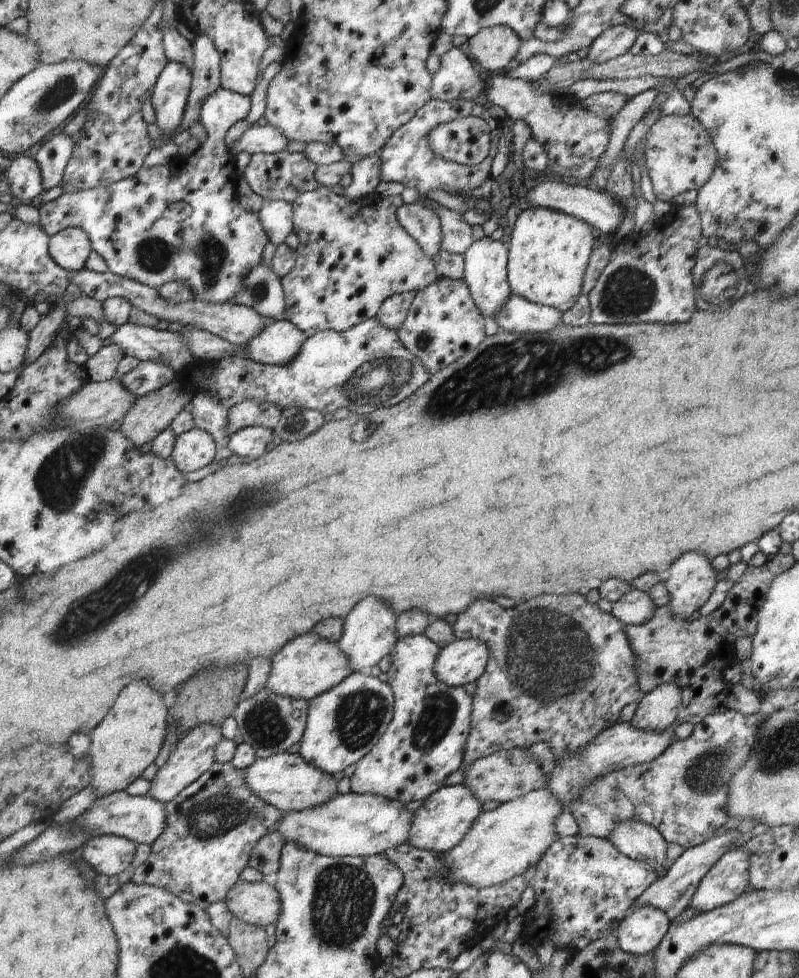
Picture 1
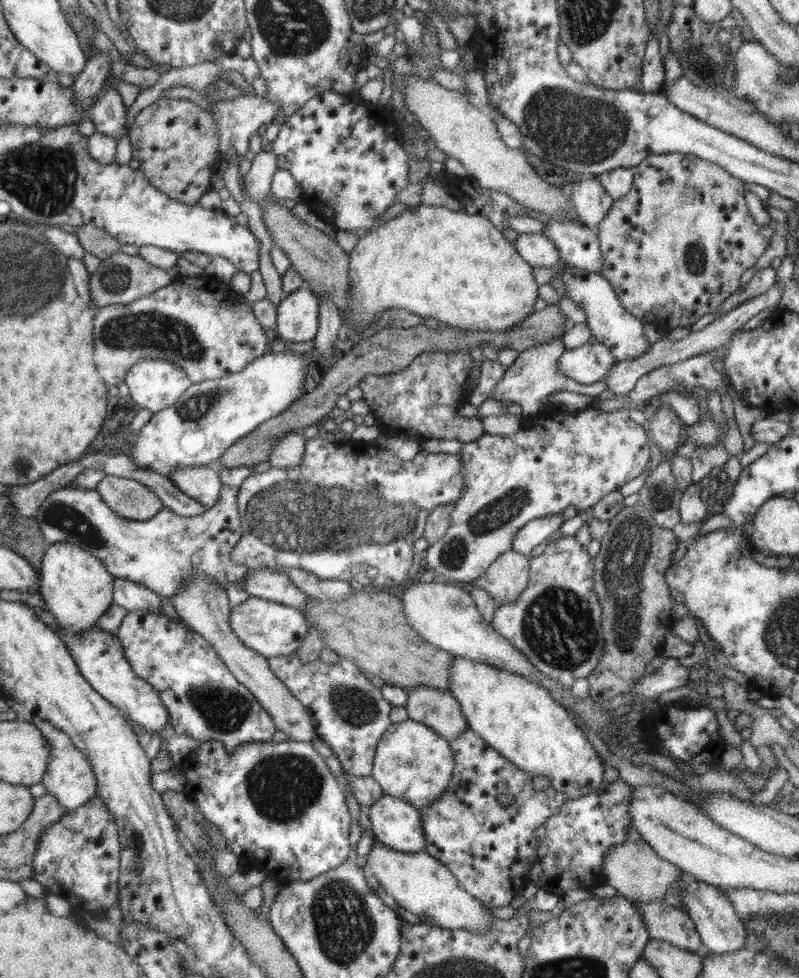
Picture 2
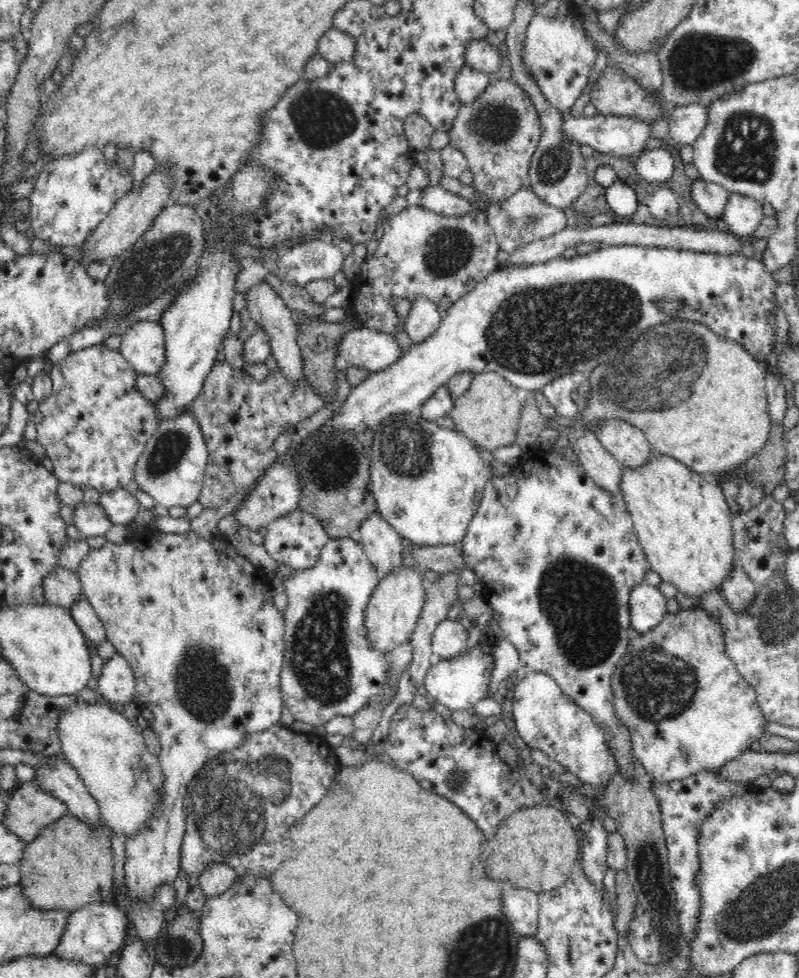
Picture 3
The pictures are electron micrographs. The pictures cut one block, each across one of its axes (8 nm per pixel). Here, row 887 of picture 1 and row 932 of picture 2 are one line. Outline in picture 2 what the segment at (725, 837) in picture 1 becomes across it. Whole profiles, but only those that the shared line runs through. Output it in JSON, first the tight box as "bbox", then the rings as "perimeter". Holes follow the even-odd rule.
{"bbox":[636,899,703,953],"perimeter":[[[664,899],[636,901],[644,915],[650,939],[664,939],[688,952],[703,953],[702,939],[688,913],[668,905]]]}

